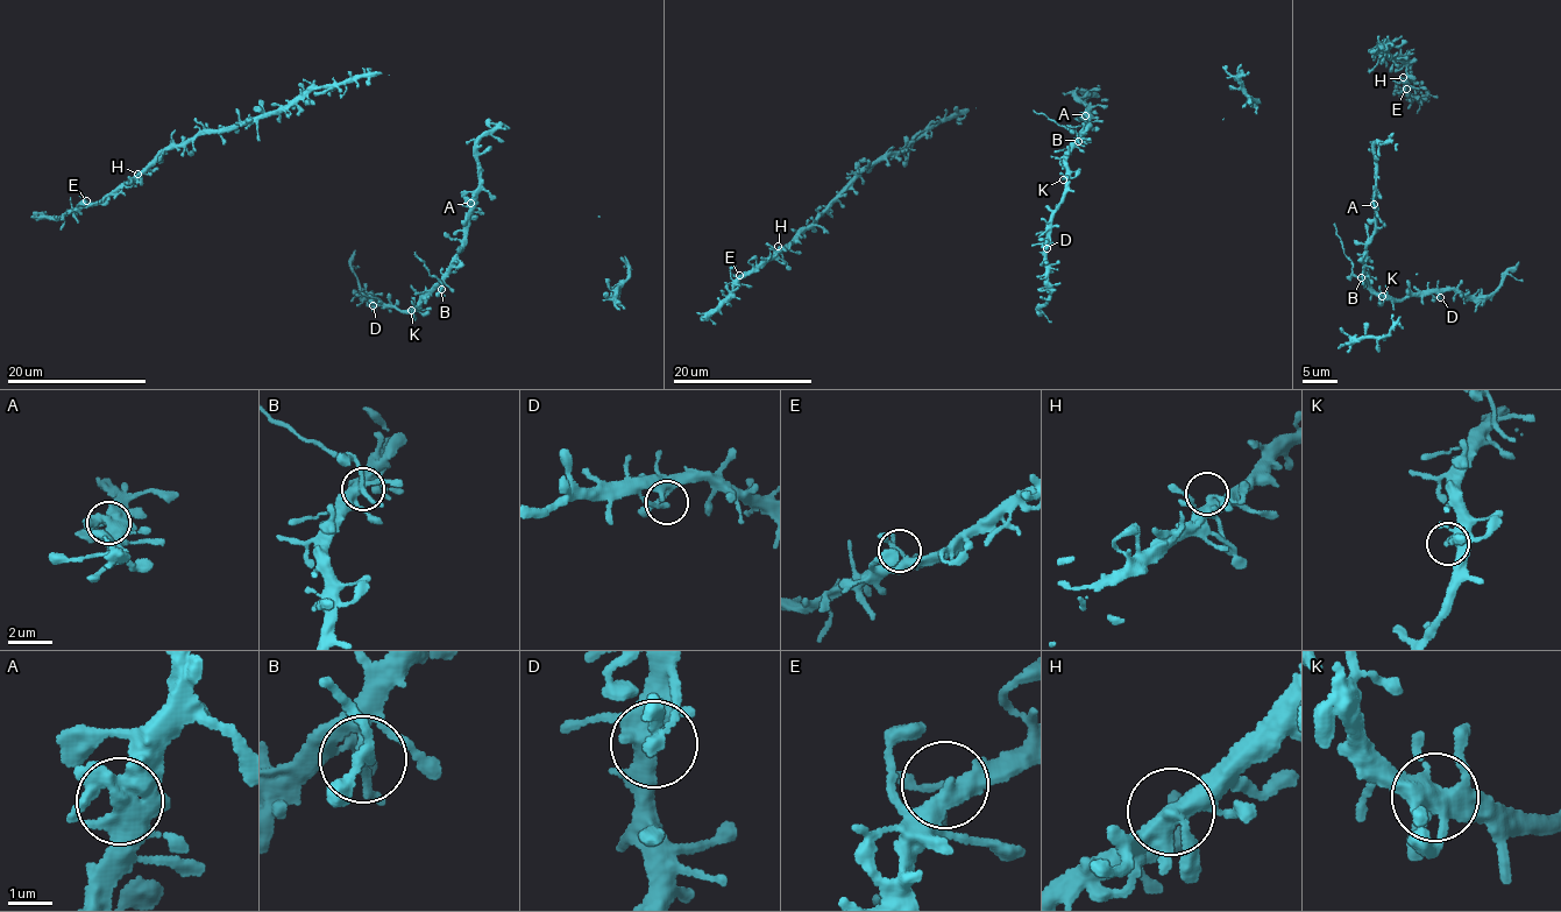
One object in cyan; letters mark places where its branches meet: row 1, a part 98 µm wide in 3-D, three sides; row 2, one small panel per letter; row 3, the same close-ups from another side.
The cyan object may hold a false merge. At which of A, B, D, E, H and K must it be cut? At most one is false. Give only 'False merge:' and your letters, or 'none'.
False merge: B

